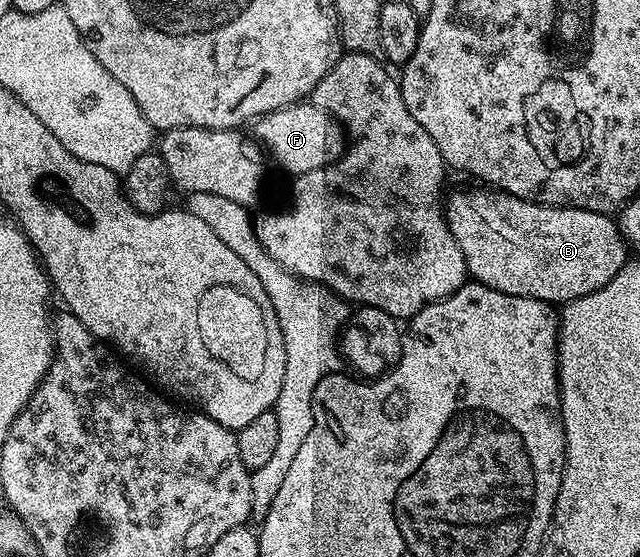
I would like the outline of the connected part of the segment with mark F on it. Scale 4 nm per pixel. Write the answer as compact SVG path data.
M302 100L282 110L262 114L252 123L252 137L289 173L289 176L306 174L338 162L347 149L347 134L340 122L312 101Z

